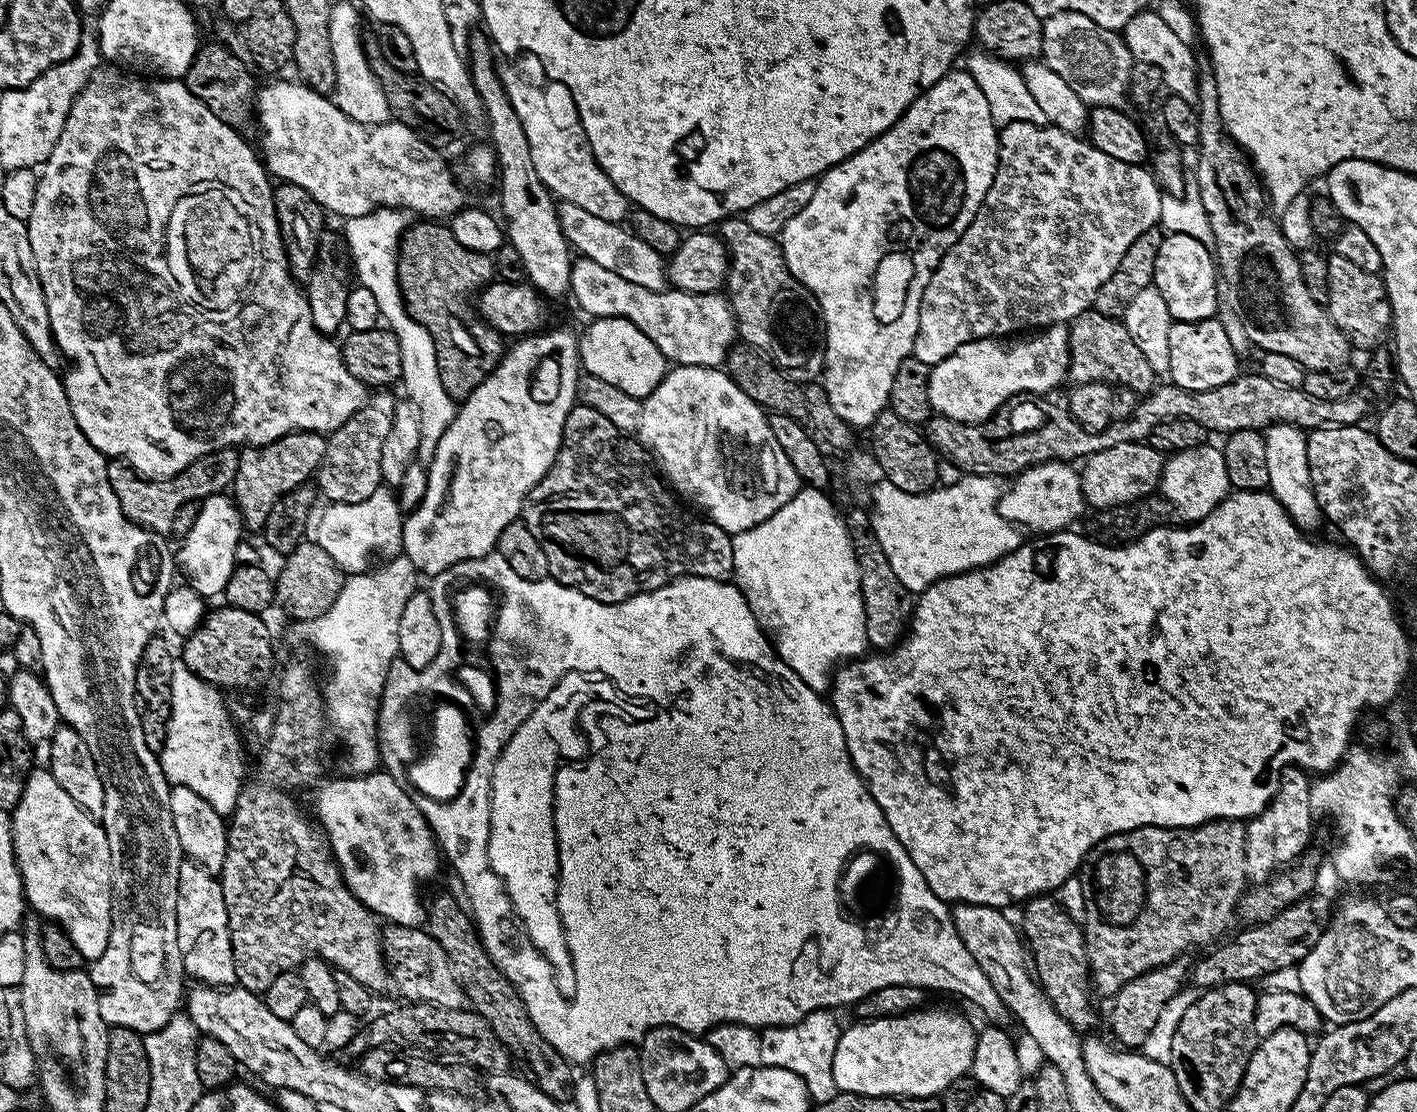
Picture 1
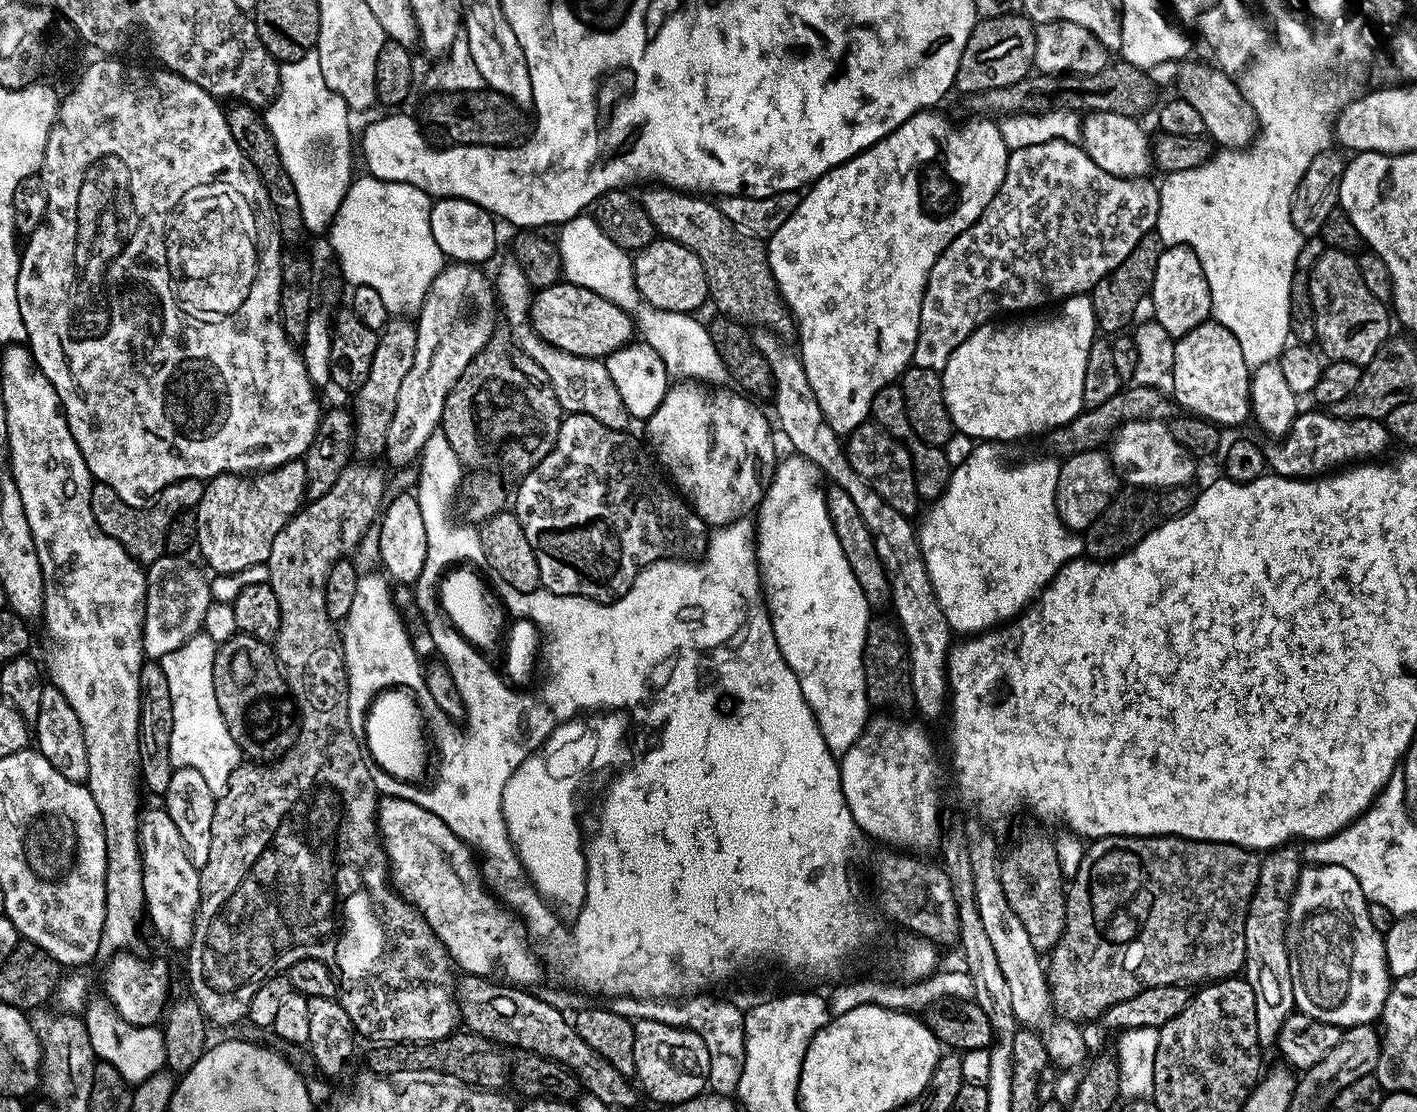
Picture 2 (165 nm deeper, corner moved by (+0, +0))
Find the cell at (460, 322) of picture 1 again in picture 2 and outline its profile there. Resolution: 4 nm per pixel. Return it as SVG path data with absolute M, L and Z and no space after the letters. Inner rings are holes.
M493 335L488 345L472 359L470 366L462 370L458 382L454 382L444 403L439 431L446 434L446 442L454 446L454 454L458 454L465 469L480 468L476 470L484 474L523 478L538 466L538 462L542 462L542 458L546 458L546 454L550 454L558 438L562 409L554 394L554 386L550 386L550 378L546 378L546 370L542 370L542 366L538 366L538 362L534 362L534 358L530 358L530 354L523 352L507 335L500 335Z

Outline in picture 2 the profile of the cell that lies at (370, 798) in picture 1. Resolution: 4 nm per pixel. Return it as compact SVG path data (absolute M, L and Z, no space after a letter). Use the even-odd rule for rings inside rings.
M385 795L379 801L376 823L384 853L388 855L390 879L396 891L424 915L434 934L449 951L459 971L469 976L488 978L493 975L492 971L499 964L504 964L505 974L516 976L517 985L536 986L532 984L539 982L545 965L534 951L534 945L528 934L528 925L489 891L484 883L481 865L476 864L473 849L467 846L462 838L458 838L437 814L397 795Z

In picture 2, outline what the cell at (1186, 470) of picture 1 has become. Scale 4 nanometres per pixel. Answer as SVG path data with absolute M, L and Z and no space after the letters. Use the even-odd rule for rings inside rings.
M1153 418L1150 420L1132 420L1128 424L1116 429L1114 439L1111 441L1110 463L1121 477L1124 476L1132 486L1141 488L1182 488L1193 483L1192 475L1196 468L1192 465L1194 456L1170 436L1170 430L1163 419Z

